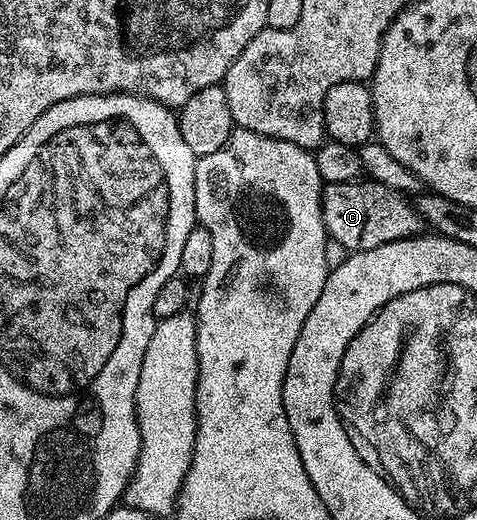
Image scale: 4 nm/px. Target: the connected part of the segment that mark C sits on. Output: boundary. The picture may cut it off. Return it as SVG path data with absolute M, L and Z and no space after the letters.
M373 181L325 184L322 192L322 220L327 236L340 241L348 253L376 249L385 243L410 239L424 227L417 206L407 196Z

